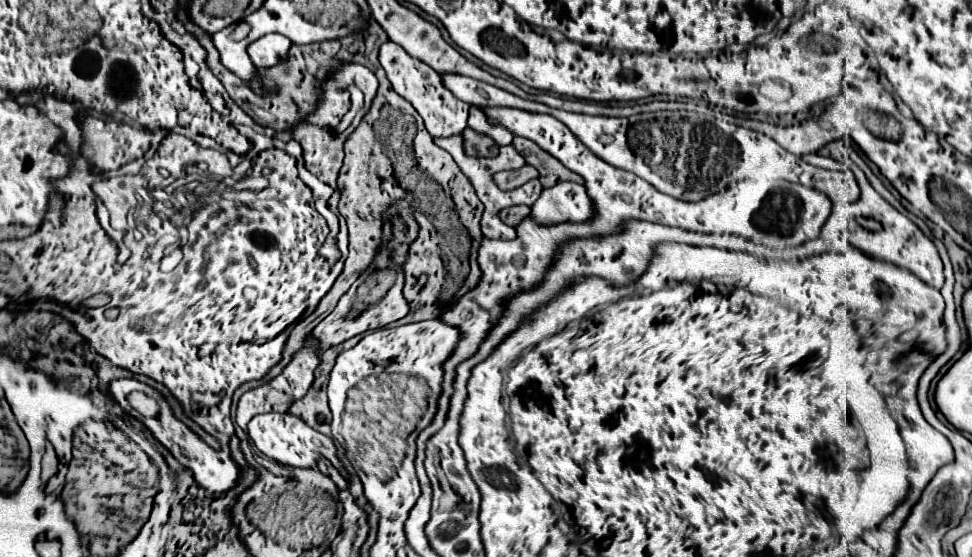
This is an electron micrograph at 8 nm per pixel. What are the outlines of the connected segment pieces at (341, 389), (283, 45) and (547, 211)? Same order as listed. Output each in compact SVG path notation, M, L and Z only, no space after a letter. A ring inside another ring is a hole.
M439 319L410 323L393 329L377 329L365 335L353 349L343 351L335 361L335 367L331 369L331 379L327 385L329 409L333 415L331 429L335 429L335 419L341 417L343 413L349 387L353 387L357 381L373 373L387 371L387 373L413 373L415 377L421 377L421 381L429 381L429 385L437 383L443 377L441 363L451 355L457 341L459 329Z
M269 33L253 41L247 49L251 61L255 67L273 67L287 59L287 51L291 47L291 41L285 35Z
M567 181L567 183L557 183L551 189L543 189L541 197L531 207L531 215L541 225L557 225L557 223L565 223L565 221L587 221L587 219L591 219L593 207L591 207L591 199L587 197L585 187Z

